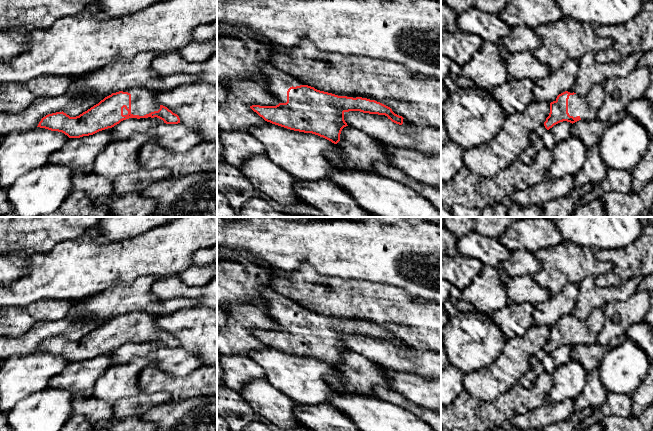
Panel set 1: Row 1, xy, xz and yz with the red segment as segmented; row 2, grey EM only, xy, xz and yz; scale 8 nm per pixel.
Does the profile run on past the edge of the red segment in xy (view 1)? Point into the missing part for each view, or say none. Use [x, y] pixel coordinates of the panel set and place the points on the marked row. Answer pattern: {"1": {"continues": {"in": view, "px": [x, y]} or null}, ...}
{"1": {"continues": {"in": "xy", "px": [143, 101]}}}

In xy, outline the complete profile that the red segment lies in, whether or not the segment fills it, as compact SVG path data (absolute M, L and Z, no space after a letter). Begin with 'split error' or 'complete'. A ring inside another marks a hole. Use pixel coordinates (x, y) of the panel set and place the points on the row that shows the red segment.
split error; M133 88L130 90L119 91L105 97L98 104L94 105L79 116L70 117L66 113L56 112L48 114L41 119L37 127L45 128L51 131L62 132L69 138L80 138L93 135L99 131L112 128L121 121L129 118L154 118L157 117L166 124L178 124L180 118L167 107L160 105L156 97L158 92L147 90L145 88Z

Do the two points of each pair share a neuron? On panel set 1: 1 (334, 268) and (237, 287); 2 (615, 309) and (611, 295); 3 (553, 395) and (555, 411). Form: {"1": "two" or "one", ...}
{"1": "two", "2": "two", "3": "two"}

